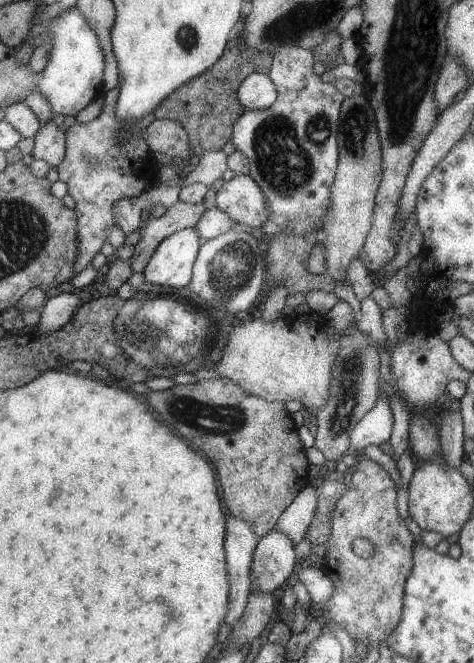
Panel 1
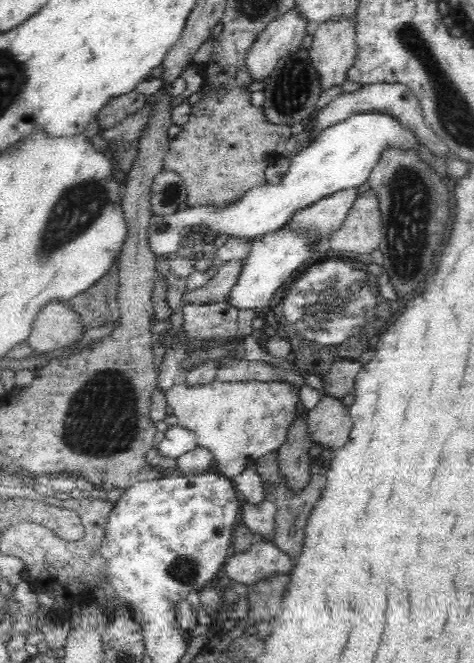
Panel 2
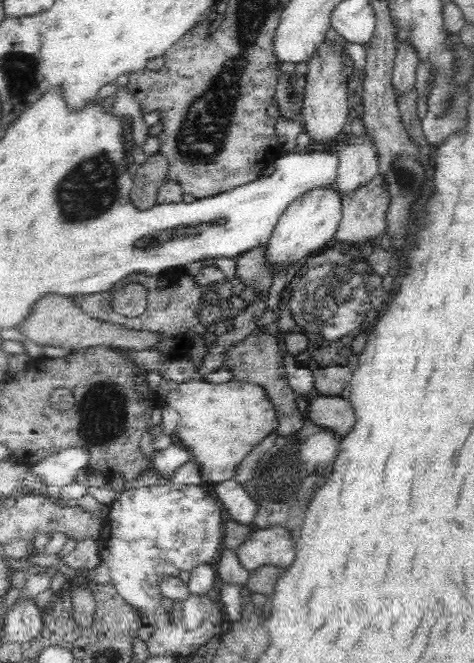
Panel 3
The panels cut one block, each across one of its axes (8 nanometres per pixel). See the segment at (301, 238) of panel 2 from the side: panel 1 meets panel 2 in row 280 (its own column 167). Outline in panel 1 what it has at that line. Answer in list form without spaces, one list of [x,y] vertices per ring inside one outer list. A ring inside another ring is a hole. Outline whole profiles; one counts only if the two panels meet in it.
[[[196,227],[183,228],[167,236],[145,266],[144,282],[172,288],[189,286],[202,246],[203,240]]]

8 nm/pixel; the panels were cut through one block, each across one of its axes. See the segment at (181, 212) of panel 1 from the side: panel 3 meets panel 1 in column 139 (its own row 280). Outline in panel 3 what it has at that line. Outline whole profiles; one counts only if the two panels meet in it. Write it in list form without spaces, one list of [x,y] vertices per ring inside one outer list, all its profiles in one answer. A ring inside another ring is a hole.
[[[259,247],[235,257],[236,278],[239,278],[244,286],[252,286],[254,294],[261,295],[268,291],[272,284],[272,271],[267,270],[266,247]]]

